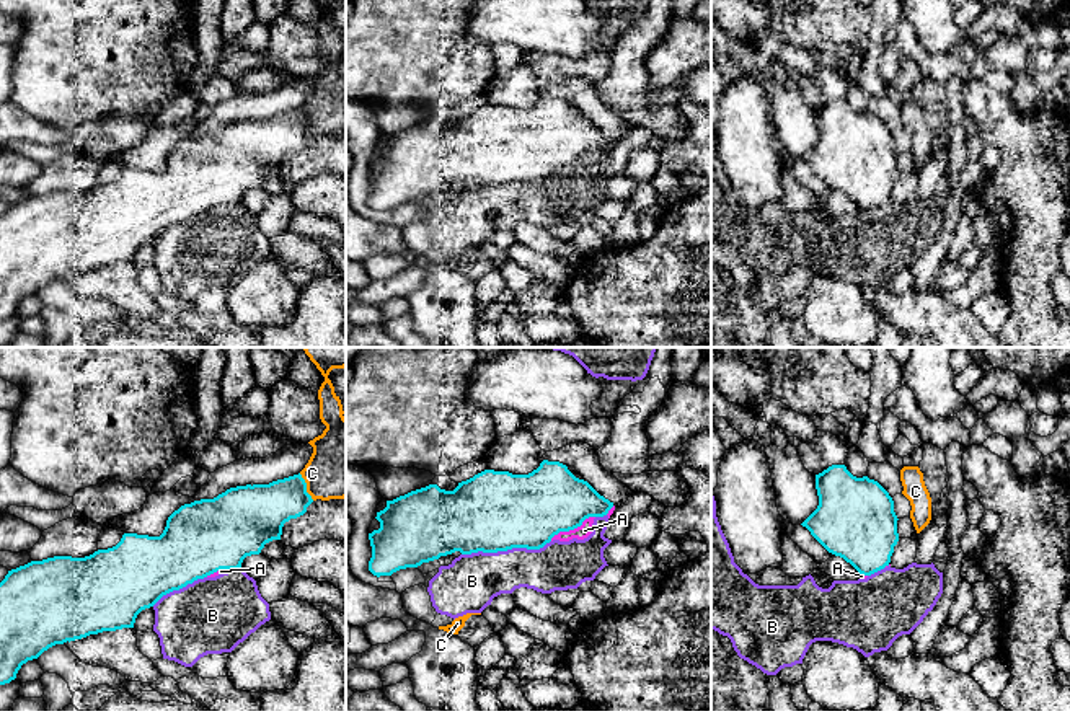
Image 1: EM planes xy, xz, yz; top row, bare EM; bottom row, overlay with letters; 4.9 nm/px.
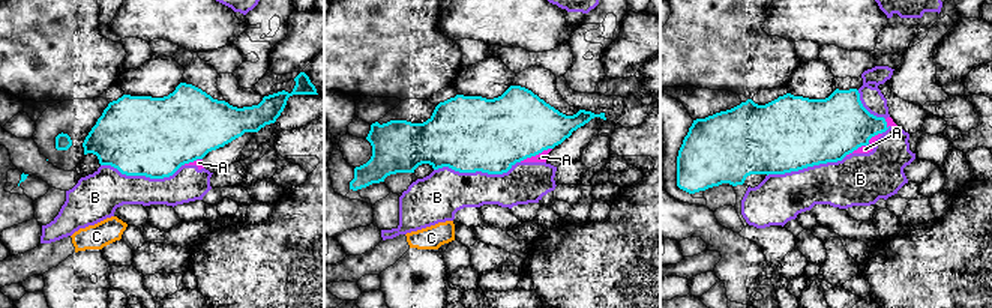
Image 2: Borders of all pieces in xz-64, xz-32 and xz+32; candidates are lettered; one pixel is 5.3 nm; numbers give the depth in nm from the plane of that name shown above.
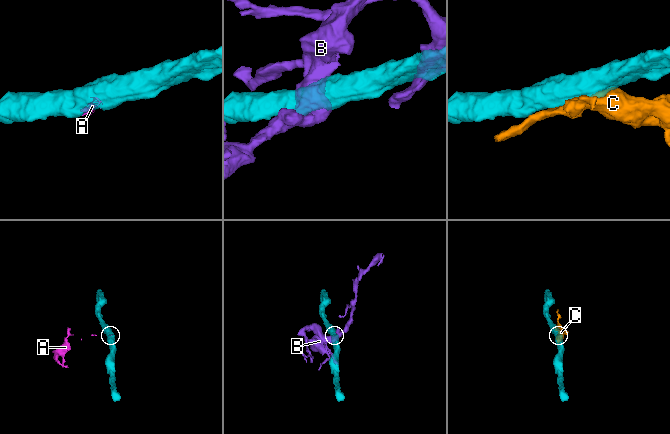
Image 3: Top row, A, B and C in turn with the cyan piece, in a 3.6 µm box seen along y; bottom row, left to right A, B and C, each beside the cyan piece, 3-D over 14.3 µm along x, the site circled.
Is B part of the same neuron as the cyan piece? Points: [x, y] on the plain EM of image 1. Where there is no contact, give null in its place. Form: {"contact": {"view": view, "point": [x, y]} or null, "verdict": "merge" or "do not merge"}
{"contact": {"view": "xz", "point": [506, 185]}, "verdict": "do not merge"}

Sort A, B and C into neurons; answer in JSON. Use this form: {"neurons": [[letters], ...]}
{"neurons": [["A", "B"], ["C"]]}

